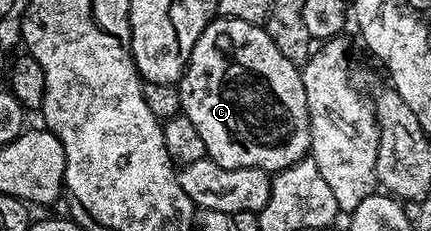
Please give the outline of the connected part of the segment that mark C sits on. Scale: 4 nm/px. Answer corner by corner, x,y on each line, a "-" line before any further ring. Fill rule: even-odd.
222,16
210,21
208,27
203,31
203,35
199,35
199,39
191,51
189,64
185,67
185,73
181,77
179,88
181,91
181,113
187,119
191,119
191,123
195,123
195,131
199,131
199,136
203,138
208,160
215,162
216,165
236,170
257,171
255,169
269,169
268,171
276,171
291,167
310,152
309,108
307,107
307,91
303,91
301,69
294,65
292,61
288,61
283,55
283,51
279,51
279,47
275,47
275,39
271,39
268,31
256,21
244,21
243,19

